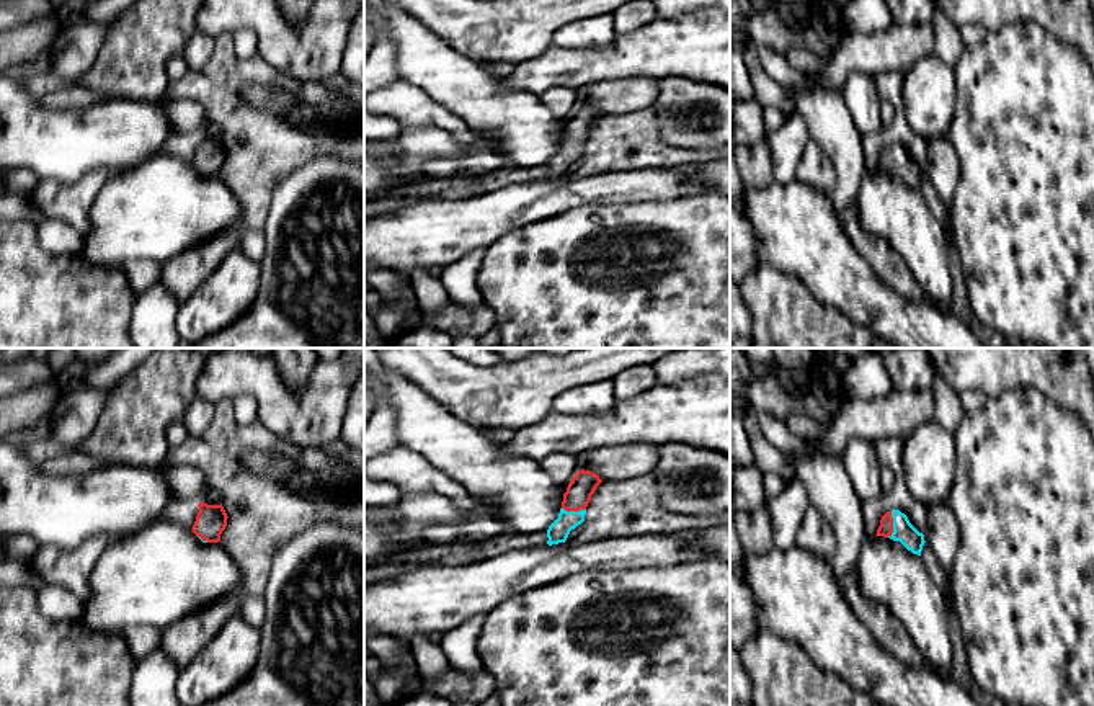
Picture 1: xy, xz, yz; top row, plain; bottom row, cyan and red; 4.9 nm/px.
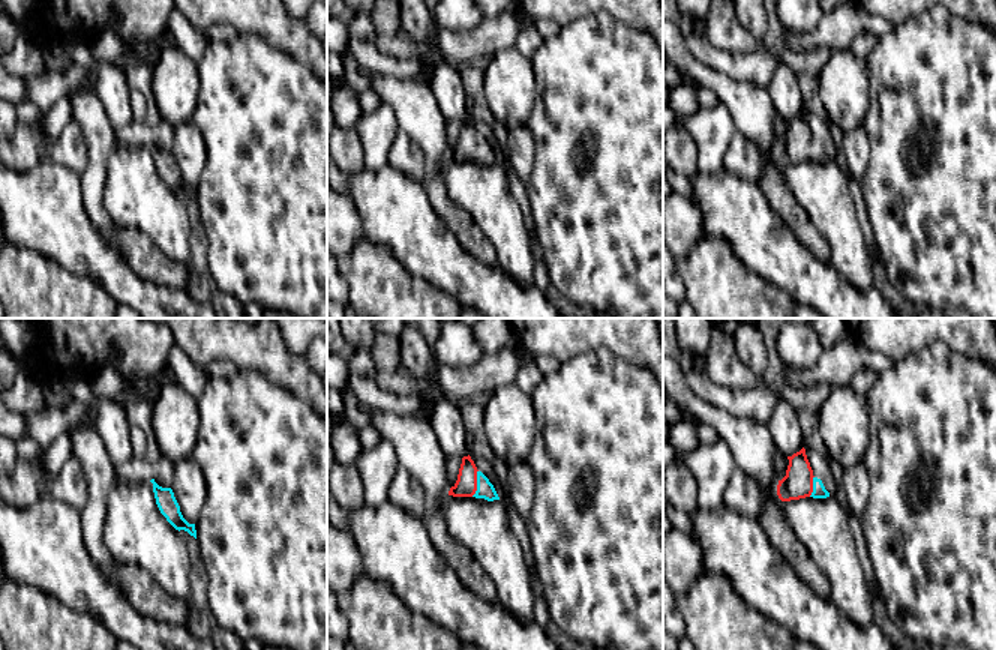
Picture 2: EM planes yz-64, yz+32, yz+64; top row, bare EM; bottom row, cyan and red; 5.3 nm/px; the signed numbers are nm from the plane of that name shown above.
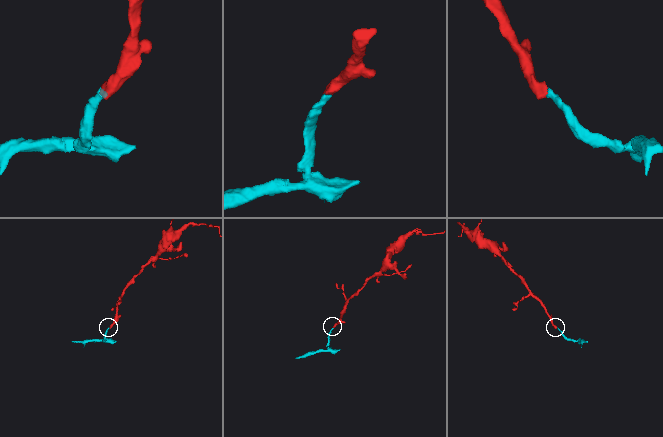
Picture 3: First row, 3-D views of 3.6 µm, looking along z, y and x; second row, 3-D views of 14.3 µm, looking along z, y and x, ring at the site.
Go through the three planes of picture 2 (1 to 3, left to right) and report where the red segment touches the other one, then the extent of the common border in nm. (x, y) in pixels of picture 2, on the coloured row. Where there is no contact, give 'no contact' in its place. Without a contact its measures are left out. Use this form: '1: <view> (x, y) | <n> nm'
1: no contact
2: yz+32 (477, 484) | 150 nm
3: yz+64 (813, 487) | 110 nm

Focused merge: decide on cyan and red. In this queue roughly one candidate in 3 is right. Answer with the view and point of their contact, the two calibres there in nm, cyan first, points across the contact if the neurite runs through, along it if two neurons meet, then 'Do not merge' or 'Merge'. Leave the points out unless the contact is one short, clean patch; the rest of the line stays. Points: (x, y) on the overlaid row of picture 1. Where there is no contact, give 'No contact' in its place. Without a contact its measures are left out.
Touches cyan at yz (893, 523). Thickness 110 nm (cyan) against 70 nm. Path across: yz (903, 531), (893, 523), (885, 528). Merge

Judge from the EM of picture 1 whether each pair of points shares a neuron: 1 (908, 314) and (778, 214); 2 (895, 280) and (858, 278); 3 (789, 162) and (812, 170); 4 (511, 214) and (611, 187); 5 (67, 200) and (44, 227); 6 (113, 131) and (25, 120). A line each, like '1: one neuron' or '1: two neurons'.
1: one neuron
2: two neurons
3: two neurons
4: one neuron
5: two neurons
6: one neuron

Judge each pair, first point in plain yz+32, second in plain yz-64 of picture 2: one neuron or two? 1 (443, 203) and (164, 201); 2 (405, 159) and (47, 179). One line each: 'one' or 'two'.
1: two
2: two

